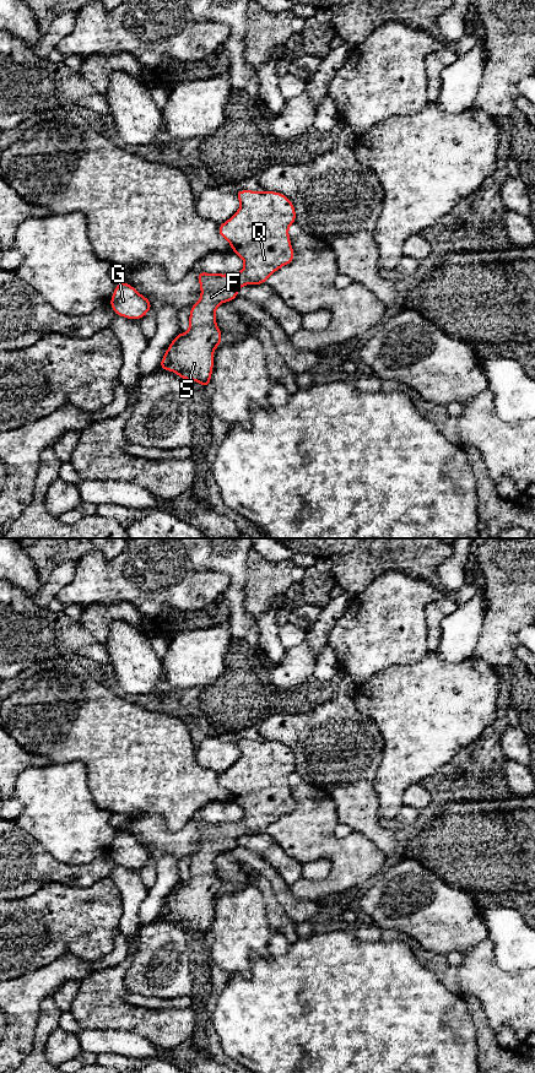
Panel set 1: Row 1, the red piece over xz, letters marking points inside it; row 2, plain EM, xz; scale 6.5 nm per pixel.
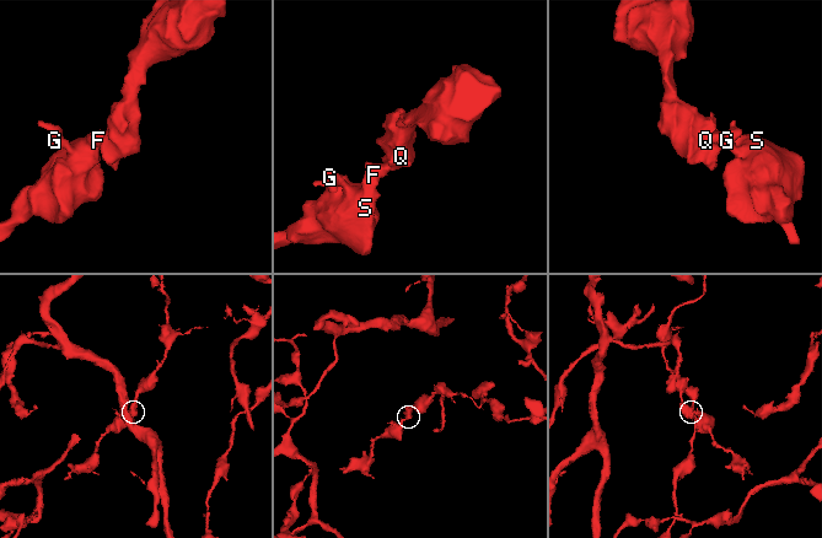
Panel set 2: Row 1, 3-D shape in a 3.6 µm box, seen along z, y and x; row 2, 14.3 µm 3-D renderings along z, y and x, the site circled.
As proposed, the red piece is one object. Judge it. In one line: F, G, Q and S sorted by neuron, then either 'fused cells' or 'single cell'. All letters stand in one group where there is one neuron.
F G Q S | single cell

